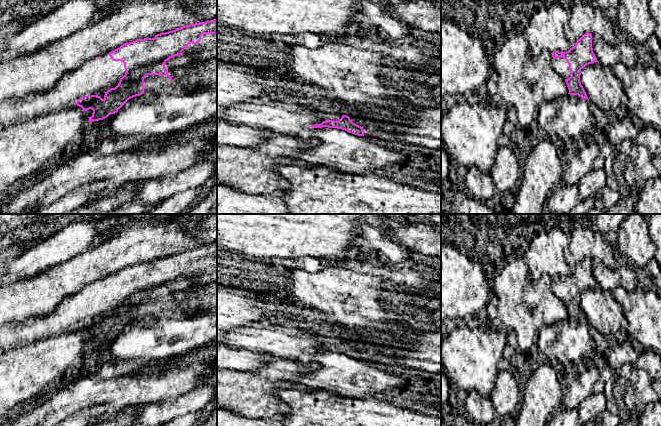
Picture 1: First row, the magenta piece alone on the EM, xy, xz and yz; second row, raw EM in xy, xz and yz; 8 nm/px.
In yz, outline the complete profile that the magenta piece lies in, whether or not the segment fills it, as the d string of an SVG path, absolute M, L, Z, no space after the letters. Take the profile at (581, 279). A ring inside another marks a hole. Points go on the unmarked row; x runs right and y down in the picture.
M585 257L575 270L566 276L551 277L553 284L552 291L556 297L561 299L567 308L570 319L578 319L582 323L589 323L581 309L581 293L589 288L597 286L592 272L592 258Z

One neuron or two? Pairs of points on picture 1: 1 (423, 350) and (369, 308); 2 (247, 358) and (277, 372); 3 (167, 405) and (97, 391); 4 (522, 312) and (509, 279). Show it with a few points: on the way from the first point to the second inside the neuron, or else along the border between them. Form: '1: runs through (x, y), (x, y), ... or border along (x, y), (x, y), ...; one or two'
1: border along (430, 331), (418, 333), (402, 345), (390, 344); two
2: border along (275, 358), (260, 369); two
3: border along (178, 397), (168, 397), (144, 406); two
4: runs through (517, 304), (517, 294), (513, 287); one

